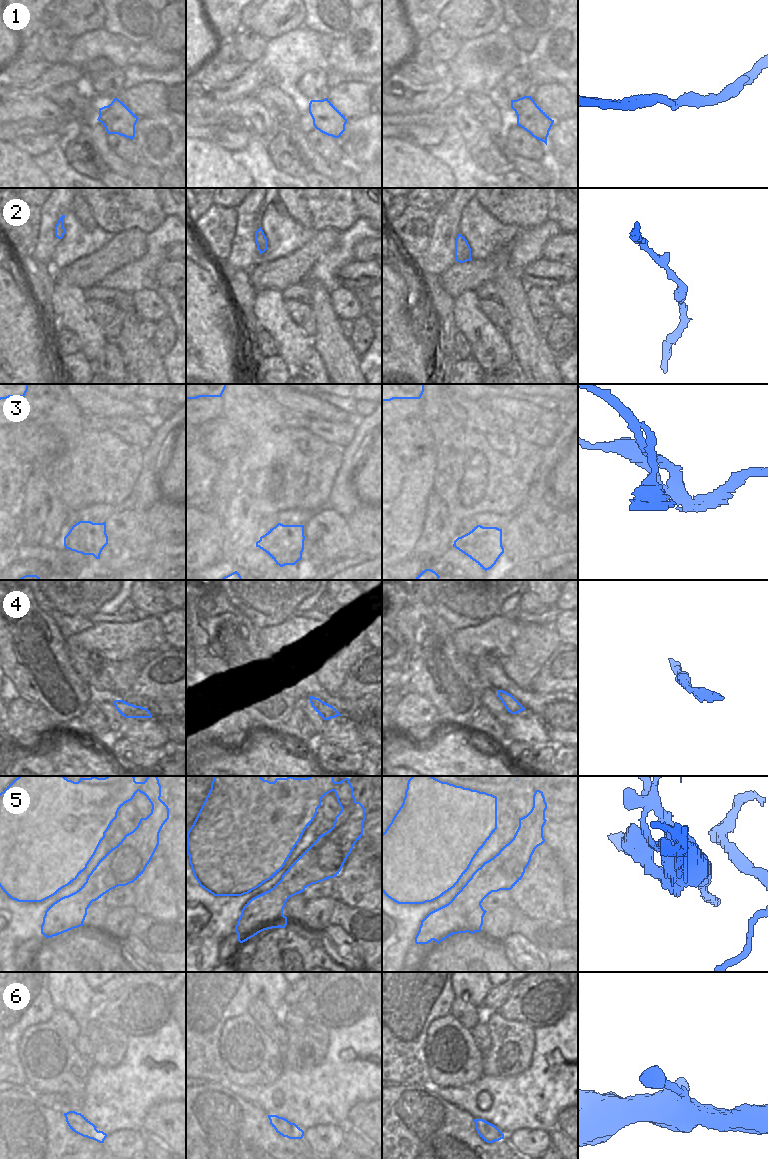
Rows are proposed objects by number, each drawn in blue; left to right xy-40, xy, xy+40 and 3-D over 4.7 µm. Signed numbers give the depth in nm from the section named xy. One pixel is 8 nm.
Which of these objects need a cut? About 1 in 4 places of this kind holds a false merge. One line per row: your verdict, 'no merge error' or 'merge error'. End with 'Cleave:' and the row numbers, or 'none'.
1: merge error
2: no merge error
3: no merge error
4: no merge error
5: merge error
6: no merge error
Cleave: 1, 5

